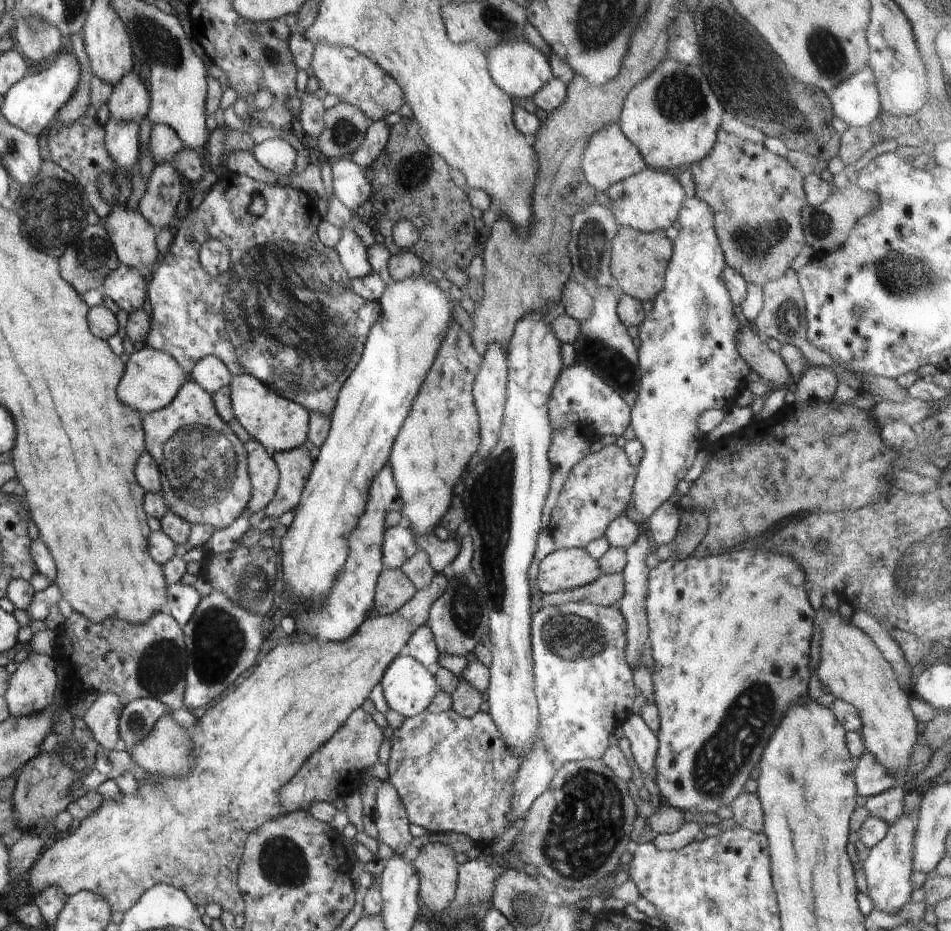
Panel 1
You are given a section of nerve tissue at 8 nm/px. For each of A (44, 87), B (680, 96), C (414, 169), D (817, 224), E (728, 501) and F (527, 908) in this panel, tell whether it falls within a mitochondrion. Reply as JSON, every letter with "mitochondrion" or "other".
{"A":"other","B":"mitochondrion","C":"mitochondrion","D":"mitochondrion","E":"mitochondrion","F":"mitochondrion"}

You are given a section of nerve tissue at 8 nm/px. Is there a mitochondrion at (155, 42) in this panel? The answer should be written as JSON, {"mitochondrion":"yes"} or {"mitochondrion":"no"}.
{"mitochondrion":"yes"}

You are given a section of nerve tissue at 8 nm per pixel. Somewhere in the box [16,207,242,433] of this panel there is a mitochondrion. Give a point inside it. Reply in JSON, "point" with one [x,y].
{"point":[91,253]}

